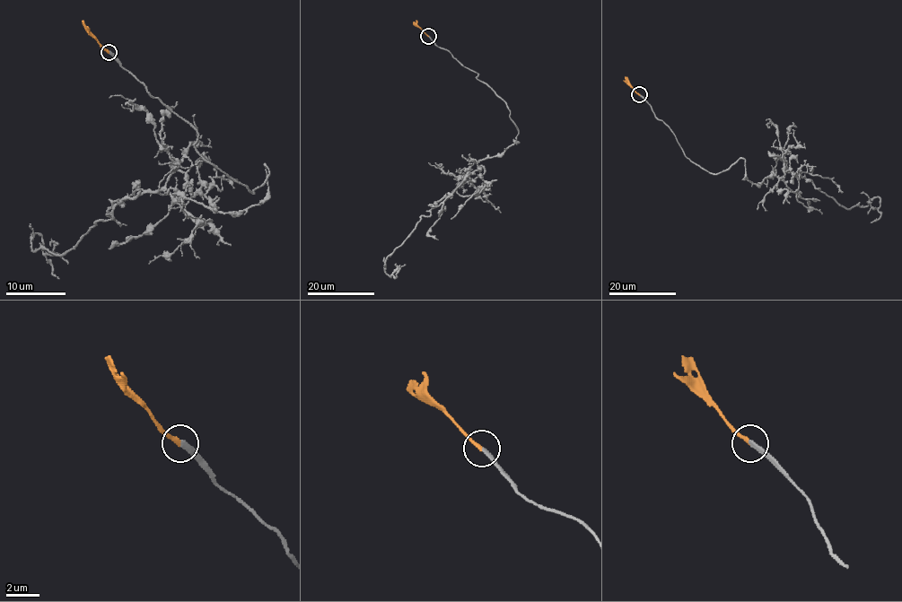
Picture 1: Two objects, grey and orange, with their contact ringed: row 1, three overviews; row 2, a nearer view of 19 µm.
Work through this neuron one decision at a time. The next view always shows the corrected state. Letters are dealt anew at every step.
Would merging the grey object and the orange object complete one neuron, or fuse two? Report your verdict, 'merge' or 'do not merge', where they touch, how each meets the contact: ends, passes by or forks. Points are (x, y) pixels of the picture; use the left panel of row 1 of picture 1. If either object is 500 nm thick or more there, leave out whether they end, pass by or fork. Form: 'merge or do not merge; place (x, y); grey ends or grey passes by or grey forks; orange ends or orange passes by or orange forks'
merge; place (109, 52); grey ends; orange ends

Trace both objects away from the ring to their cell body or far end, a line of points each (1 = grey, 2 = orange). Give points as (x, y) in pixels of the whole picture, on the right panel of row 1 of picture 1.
1: (639, 94), (705, 170), (743, 159), (757, 185), (790, 172), (847, 209), (876, 197), (880, 216), (871, 222)
2: (639, 94), (626, 76)

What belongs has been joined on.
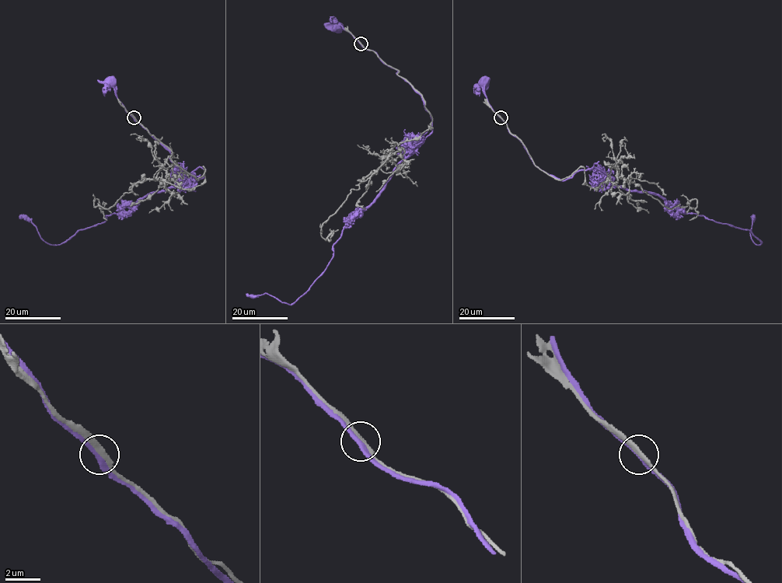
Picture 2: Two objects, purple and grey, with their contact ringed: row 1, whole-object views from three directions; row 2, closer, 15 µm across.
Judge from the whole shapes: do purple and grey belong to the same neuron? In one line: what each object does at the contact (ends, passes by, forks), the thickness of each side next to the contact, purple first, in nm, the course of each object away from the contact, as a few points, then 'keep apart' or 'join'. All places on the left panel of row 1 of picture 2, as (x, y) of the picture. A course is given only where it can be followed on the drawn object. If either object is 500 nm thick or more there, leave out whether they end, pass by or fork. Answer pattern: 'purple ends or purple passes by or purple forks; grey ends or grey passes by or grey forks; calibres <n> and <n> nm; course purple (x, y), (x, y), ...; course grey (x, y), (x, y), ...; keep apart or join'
purple passes by; grey passes by; calibres 280 and 200 nm; course purple (134, 118), (117, 99), (116, 89), (110, 83); course grey (134, 118), (198, 179), (204, 167), (205, 180), (190, 189), (144, 179), (107, 209), (94, 200), (106, 220); keep apart

